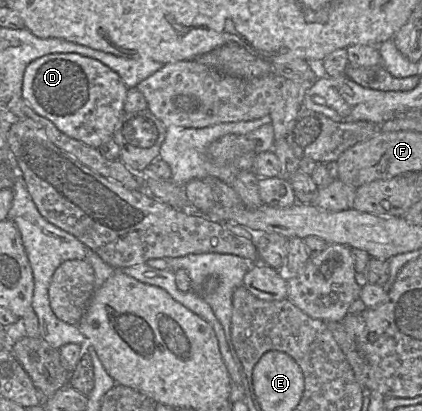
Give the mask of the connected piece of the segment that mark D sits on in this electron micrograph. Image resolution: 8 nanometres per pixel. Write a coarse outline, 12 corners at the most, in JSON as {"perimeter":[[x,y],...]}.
{"perimeter":[[49,53],[22,98],[90,147],[113,139],[128,88],[96,59]]}

